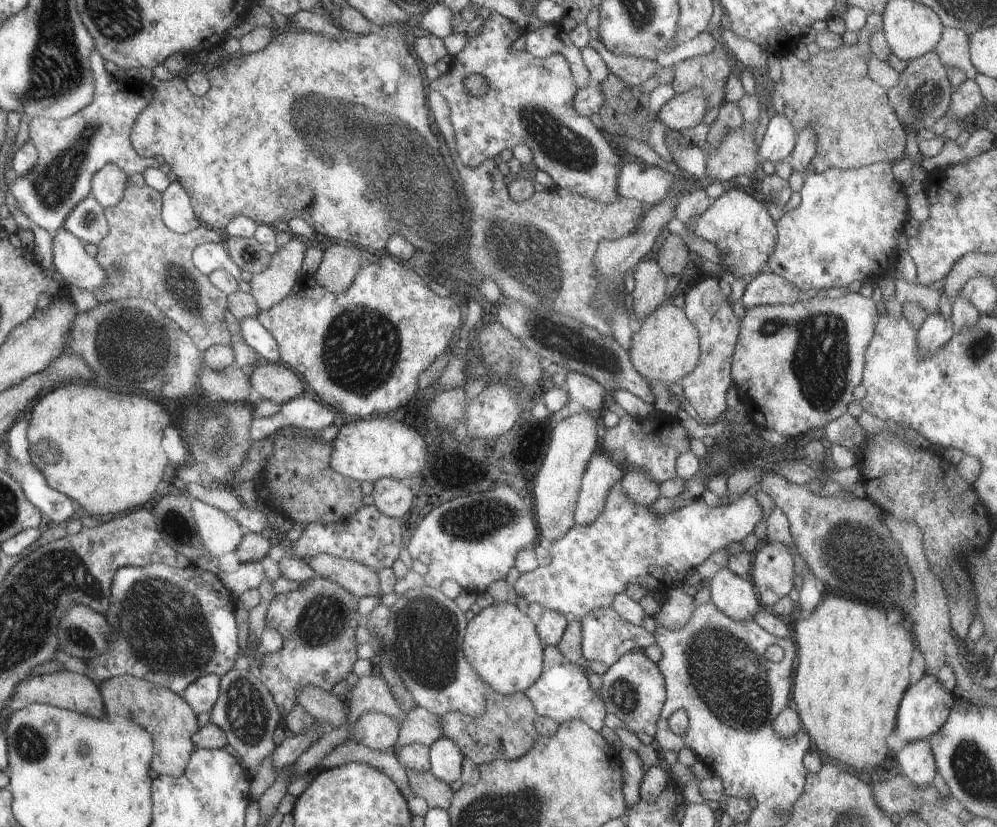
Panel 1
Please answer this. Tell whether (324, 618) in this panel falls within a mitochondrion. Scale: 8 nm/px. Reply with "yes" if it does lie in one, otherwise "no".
yes

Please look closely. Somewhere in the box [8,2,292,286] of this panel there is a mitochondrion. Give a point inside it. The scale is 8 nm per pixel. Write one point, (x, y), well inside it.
(53, 184)

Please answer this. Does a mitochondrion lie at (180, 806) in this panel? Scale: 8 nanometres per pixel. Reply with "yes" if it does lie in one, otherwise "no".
no

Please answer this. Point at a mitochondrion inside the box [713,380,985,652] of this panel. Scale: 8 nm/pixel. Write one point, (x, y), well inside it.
(854, 555)

